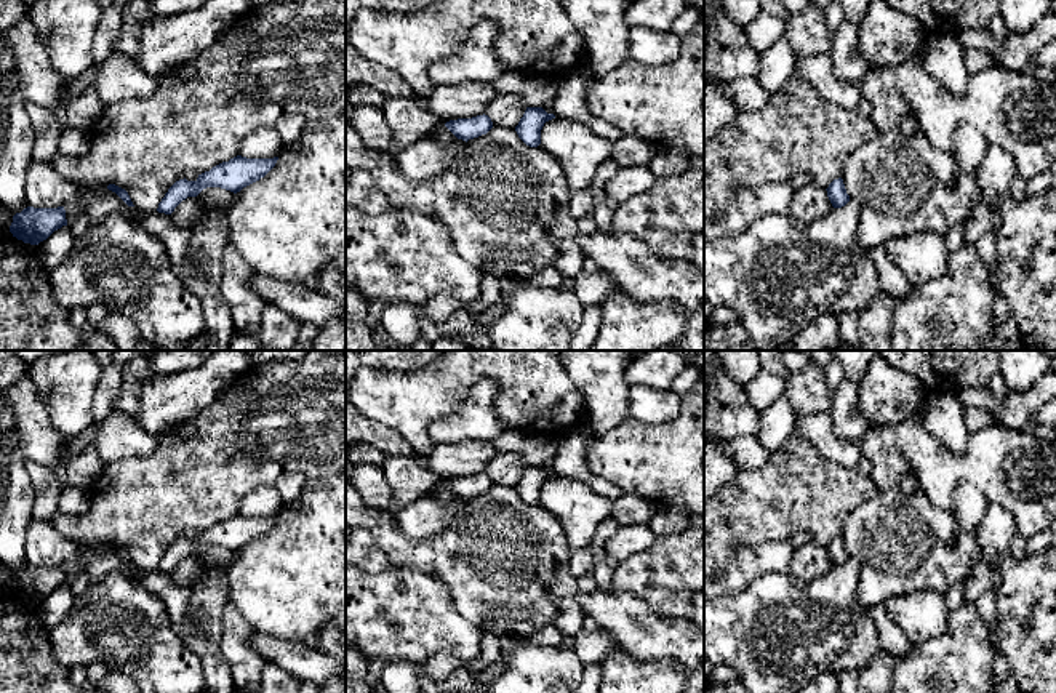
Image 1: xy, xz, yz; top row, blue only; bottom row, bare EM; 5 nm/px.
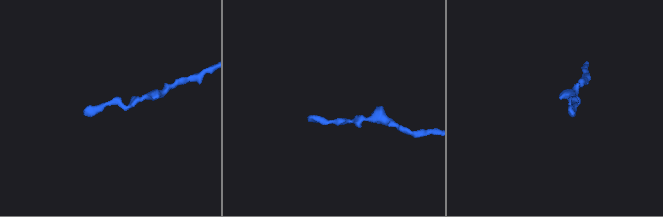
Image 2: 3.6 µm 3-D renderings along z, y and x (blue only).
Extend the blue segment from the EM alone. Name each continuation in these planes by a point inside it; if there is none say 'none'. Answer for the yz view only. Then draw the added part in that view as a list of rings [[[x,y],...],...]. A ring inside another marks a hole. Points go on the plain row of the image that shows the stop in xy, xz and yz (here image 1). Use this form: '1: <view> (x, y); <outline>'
none

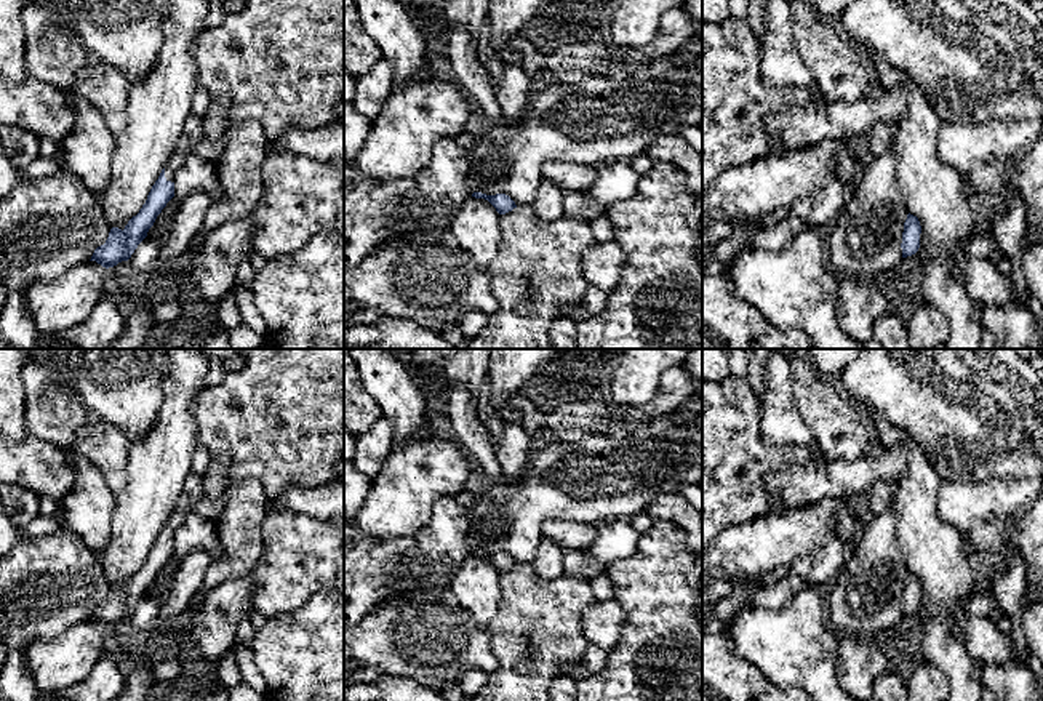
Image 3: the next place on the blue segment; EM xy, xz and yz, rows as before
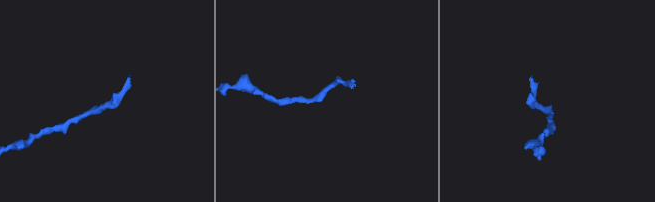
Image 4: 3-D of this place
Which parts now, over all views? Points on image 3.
1: xy (210, 511); [[[205,499],[197,501],[190,509],[179,511],[171,515],[171,519],[165,525],[165,536],[166,539],[174,541],[174,533],[178,527],[184,522],[184,517],[189,512],[198,514],[202,519],[208,520],[210,523],[216,525],[221,517],[221,507],[216,503],[210,503]]]

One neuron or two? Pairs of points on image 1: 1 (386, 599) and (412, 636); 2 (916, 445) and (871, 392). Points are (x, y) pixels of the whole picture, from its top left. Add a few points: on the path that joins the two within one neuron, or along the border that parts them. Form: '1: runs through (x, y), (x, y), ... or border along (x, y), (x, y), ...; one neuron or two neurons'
1: runs through (396, 608), (407, 620), (408, 626); one neuron
2: border along (916, 412), (893, 426); two neurons

